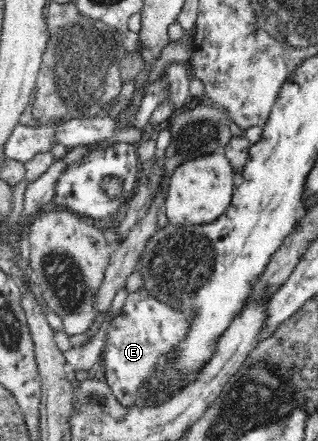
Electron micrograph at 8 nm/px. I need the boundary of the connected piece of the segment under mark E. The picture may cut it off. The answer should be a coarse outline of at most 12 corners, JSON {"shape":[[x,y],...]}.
{"shape":[[127,295],[105,343],[106,383],[137,403],[158,355],[186,331],[184,314]]}

